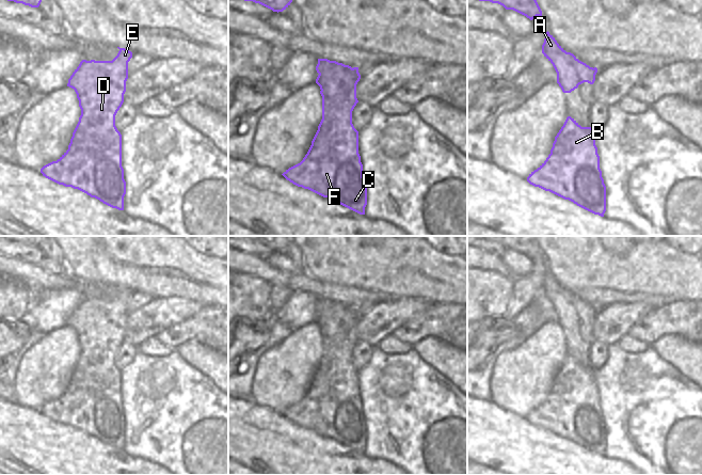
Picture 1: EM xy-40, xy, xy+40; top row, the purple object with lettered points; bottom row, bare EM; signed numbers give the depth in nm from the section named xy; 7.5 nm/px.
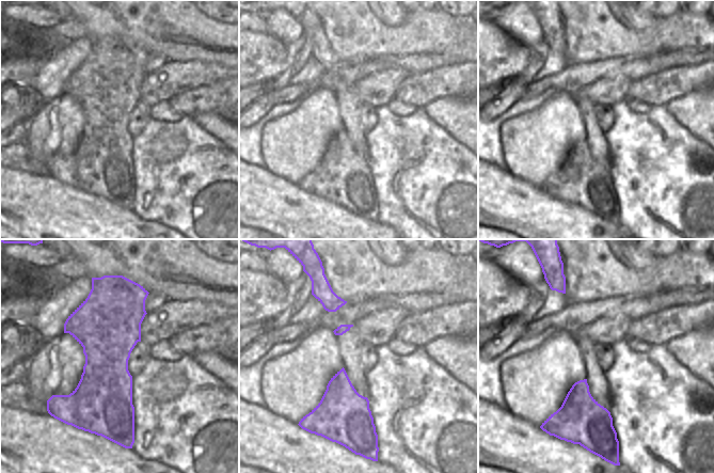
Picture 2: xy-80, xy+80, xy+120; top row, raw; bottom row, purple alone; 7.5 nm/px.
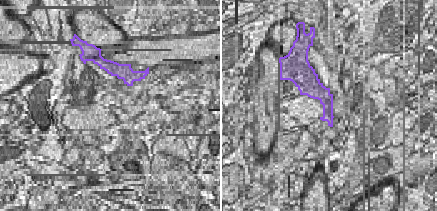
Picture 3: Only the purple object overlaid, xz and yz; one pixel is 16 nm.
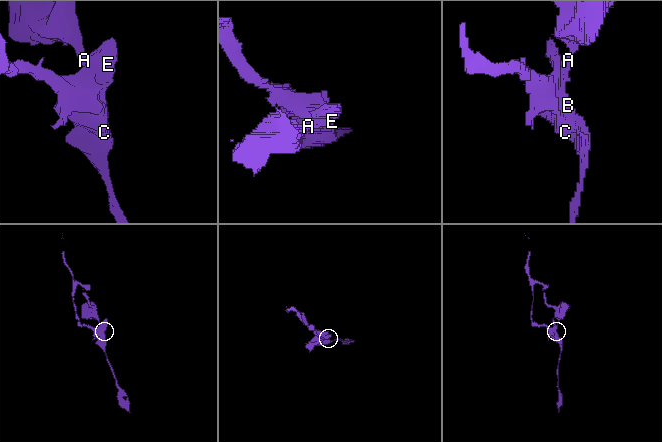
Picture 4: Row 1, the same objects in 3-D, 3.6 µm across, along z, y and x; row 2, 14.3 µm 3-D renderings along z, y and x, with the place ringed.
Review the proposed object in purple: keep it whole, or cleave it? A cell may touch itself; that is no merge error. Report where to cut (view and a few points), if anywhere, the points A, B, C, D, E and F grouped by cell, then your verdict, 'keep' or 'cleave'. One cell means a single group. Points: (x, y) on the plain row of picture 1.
xy (355, 327), (341, 330), (335, 335), (328, 335), (321, 330) | A / B C D E F | cleave

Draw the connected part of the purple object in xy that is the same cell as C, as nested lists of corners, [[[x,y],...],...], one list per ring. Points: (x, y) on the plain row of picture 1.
[[[356,328],[342,330],[336,336],[328,336],[323,330],[322,359],[303,399],[282,414],[298,426],[328,437],[360,454],[365,454],[367,427],[363,416],[363,403],[358,393],[358,370],[352,363],[352,350],[358,342]]]

